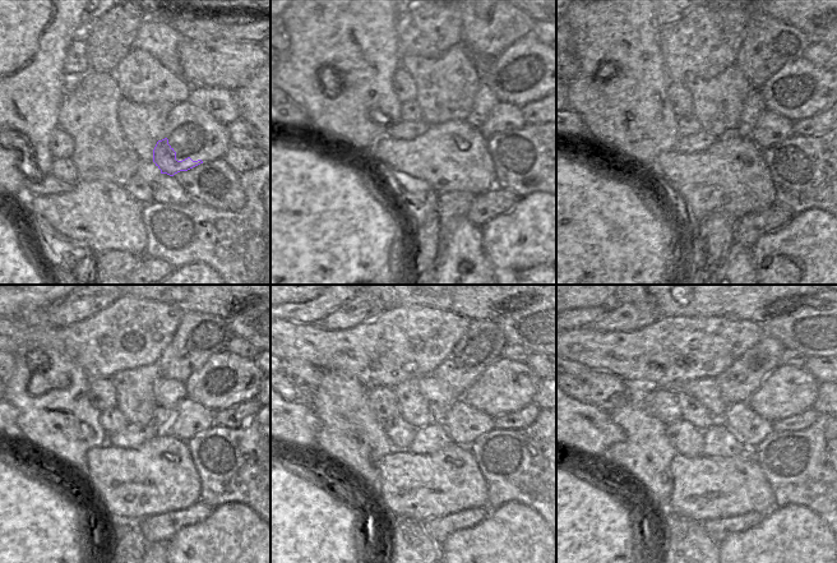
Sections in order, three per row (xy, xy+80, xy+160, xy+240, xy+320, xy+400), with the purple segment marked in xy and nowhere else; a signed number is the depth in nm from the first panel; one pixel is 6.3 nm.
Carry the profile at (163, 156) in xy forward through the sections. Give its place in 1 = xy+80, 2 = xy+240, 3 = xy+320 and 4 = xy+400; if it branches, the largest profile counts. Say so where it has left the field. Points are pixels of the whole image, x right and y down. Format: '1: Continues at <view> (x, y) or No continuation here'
1: Continues at xy+80 (438, 162)
2: Continues at xy+240 (158, 476)
3: Continues at xy+320 (420, 487)
4: Continues at xy+400 (704, 488).

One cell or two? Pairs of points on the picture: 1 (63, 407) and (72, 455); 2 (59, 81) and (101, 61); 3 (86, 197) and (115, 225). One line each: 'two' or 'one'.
1: one
2: two
3: one

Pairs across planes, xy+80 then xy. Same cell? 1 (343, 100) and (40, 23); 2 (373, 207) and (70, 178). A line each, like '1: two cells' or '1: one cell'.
1: one cell
2: two cells

